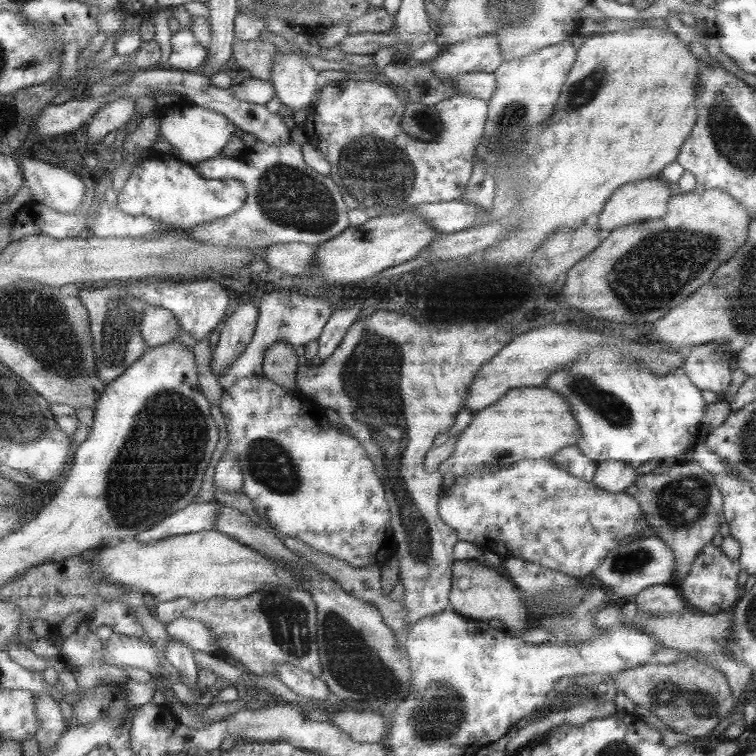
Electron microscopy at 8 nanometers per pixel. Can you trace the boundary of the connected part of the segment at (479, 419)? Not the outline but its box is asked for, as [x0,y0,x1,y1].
[440,386,580,477]

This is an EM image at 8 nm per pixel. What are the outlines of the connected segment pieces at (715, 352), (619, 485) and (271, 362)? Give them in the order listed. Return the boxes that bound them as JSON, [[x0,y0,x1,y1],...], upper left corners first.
[[681,341,738,398],[591,461,638,493],[265,341,300,392]]

